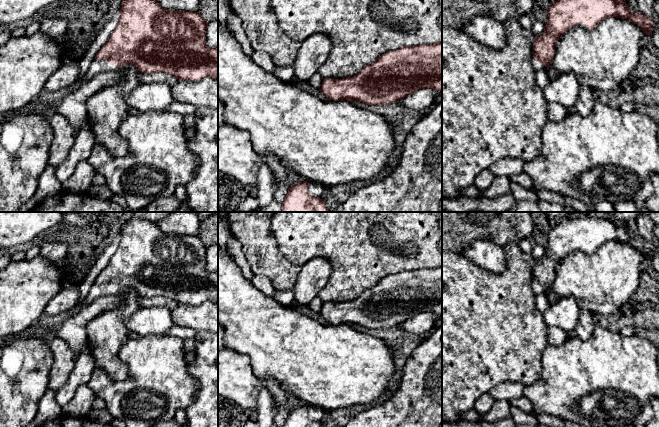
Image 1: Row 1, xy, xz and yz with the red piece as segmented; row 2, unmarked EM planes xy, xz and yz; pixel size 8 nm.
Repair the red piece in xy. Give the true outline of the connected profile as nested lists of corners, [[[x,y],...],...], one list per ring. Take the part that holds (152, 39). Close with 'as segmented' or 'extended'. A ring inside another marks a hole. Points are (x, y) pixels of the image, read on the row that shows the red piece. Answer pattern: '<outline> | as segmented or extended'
[[[124,0],[117,27],[85,75],[70,86],[72,92],[86,86],[93,76],[118,71],[128,64],[141,73],[164,72],[179,80],[199,81],[211,77],[218,81],[218,47],[205,44],[207,25],[199,12],[166,10],[156,0]]] | extended

